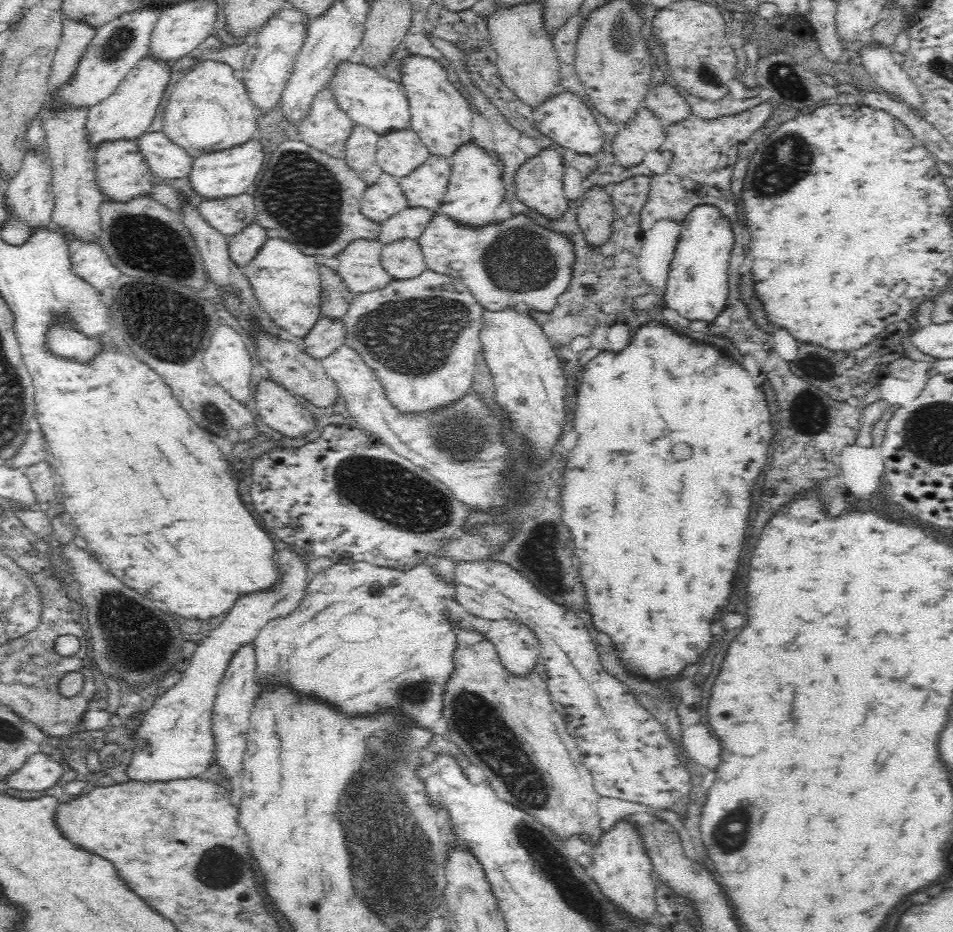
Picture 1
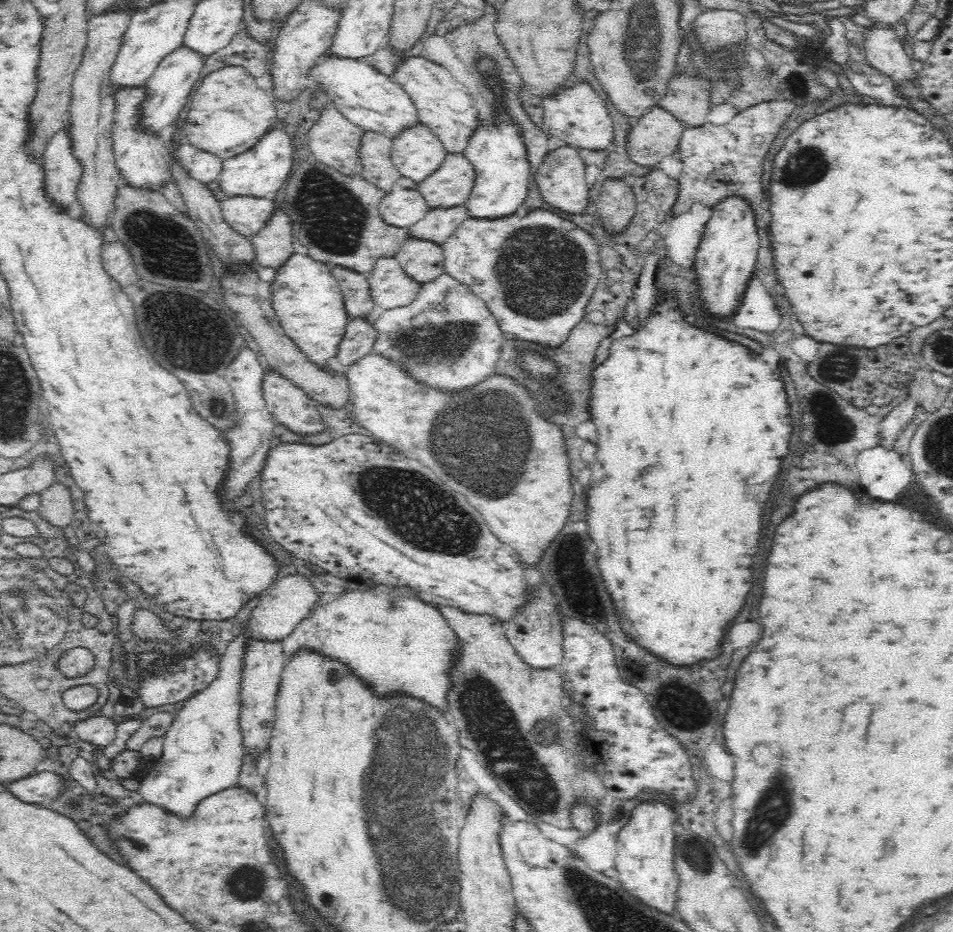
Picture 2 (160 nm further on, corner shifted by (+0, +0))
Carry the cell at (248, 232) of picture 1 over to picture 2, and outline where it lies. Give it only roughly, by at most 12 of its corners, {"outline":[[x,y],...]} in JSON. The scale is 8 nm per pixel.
{"outline":[[281,210],[248,239],[253,262],[277,267],[295,251]]}

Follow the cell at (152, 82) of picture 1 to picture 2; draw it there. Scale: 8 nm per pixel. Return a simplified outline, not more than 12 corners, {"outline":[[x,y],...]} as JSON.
{"outline":[[182,46],[140,86],[140,132],[162,132],[188,104],[203,55]]}

